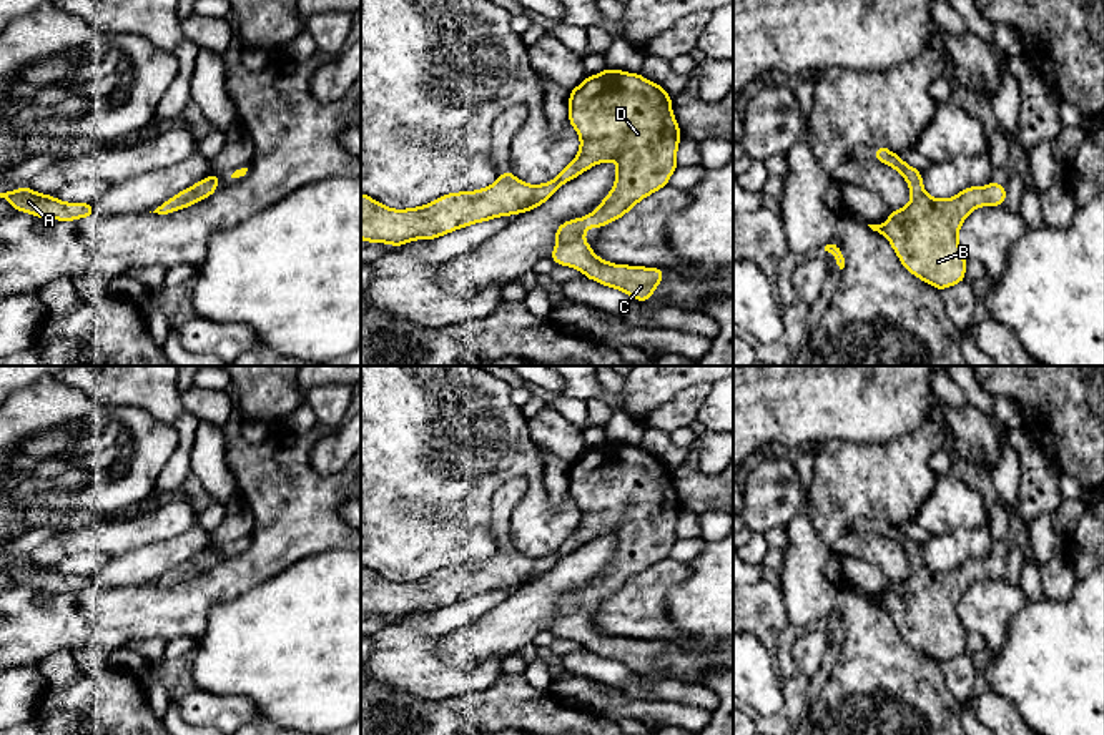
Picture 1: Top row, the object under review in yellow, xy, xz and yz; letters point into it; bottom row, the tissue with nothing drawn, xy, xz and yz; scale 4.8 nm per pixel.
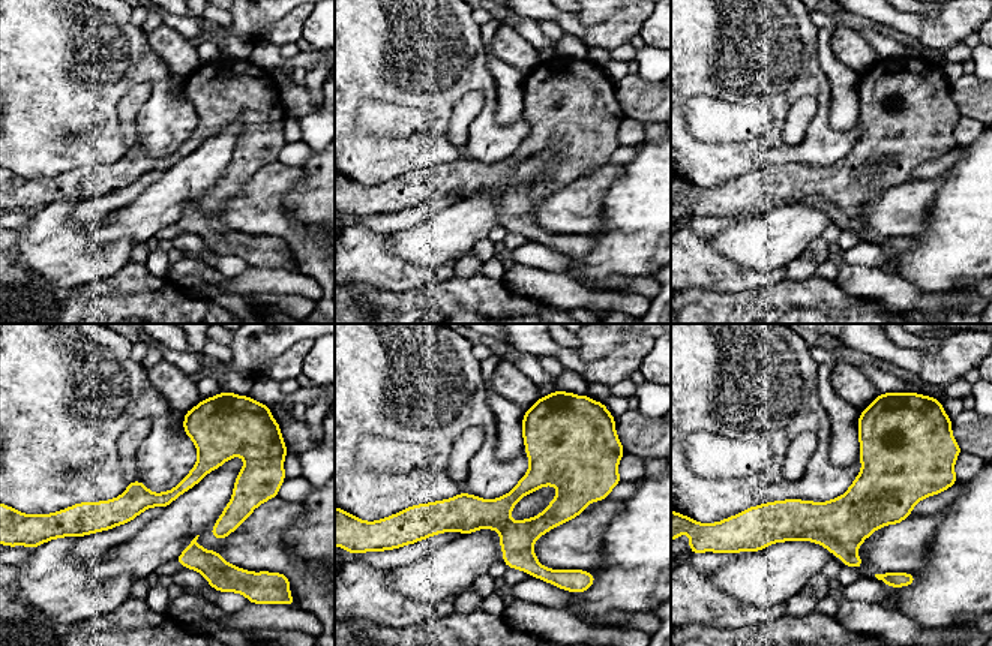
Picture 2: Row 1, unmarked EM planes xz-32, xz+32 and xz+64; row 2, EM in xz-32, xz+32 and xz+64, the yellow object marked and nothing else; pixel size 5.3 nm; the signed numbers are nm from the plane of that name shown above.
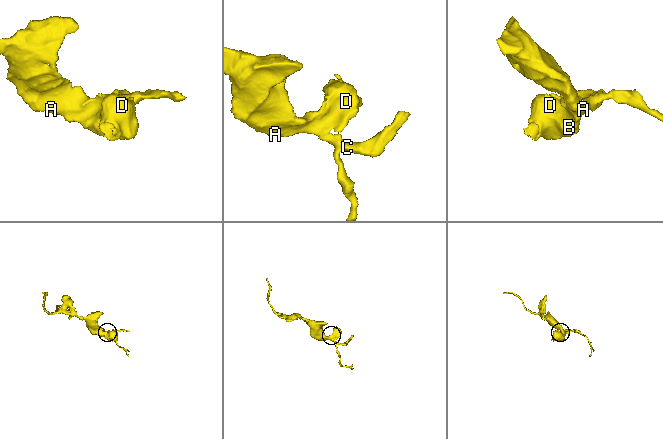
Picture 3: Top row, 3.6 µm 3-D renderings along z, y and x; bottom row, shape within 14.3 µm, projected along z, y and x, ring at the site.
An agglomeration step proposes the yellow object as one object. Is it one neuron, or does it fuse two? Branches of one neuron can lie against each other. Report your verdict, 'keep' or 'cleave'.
keep

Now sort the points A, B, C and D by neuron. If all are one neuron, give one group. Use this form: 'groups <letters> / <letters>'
groups A B C D

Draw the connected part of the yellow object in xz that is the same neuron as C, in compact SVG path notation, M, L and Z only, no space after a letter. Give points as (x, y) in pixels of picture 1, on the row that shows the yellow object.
M607 68L602 73L587 76L569 96L569 123L580 138L577 156L559 173L557 178L542 185L529 185L517 180L512 171L500 173L499 180L476 191L444 195L424 206L394 210L361 193L361 239L367 243L386 243L402 246L416 239L436 239L464 226L484 223L499 216L527 213L544 201L567 181L577 178L589 168L615 161L615 185L604 201L587 216L569 220L555 231L555 248L549 256L557 264L570 266L604 286L620 289L635 301L648 301L658 283L663 279L662 268L643 268L614 264L599 258L584 234L592 228L622 218L638 201L668 185L677 170L677 150L682 133L672 111L672 96L662 85L643 78L640 73Z

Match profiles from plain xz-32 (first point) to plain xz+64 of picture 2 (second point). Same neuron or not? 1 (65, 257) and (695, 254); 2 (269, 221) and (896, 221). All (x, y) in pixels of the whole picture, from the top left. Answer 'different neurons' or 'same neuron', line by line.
1: same neuron
2: same neuron

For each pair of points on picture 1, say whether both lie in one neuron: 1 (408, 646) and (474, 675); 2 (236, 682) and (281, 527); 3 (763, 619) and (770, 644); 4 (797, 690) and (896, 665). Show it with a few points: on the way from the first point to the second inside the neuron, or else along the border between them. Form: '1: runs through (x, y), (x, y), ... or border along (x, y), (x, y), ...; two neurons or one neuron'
1: runs through (424, 662), (439, 677), (458, 677); one neuron
2: border along (300, 559), (231, 599); two neurons
3: runs through (767, 626), (768, 637); one neuron
4: border along (812, 699), (805, 717); two neurons

